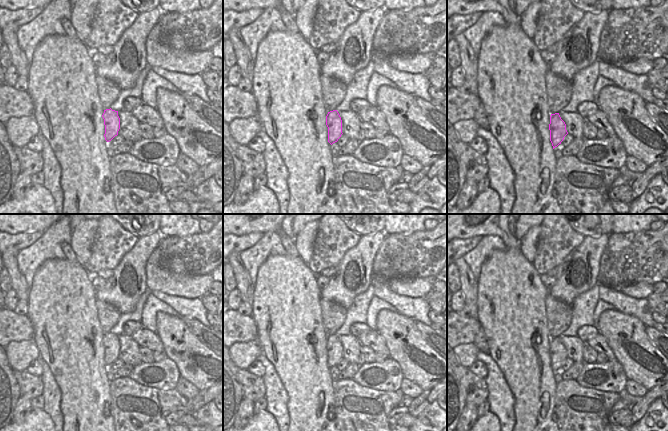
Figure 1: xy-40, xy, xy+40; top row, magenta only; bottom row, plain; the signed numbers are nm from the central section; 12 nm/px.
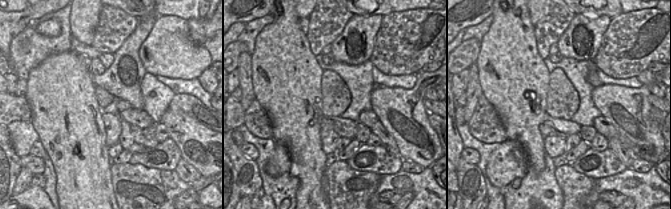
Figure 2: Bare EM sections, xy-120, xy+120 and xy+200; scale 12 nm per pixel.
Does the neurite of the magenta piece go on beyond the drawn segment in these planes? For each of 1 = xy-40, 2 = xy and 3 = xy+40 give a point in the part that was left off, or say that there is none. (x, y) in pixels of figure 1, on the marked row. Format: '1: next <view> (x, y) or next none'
1: next none
2: next none
3: next none

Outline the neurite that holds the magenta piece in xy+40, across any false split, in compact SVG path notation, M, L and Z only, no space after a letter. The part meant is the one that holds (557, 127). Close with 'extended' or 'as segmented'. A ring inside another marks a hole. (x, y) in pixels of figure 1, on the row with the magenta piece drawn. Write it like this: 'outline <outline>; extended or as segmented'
outline M559 113L551 114L550 116L550 141L553 149L557 147L564 140L564 137L568 134L566 130L566 124L561 119Z; as segmented

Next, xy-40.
outline M110 109L104 110L102 115L105 125L105 140L107 142L111 141L115 136L118 135L120 129L120 118L118 116L118 111Z; as segmented

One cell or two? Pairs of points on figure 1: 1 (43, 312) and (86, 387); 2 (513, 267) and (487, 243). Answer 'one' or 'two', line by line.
1: one
2: two

